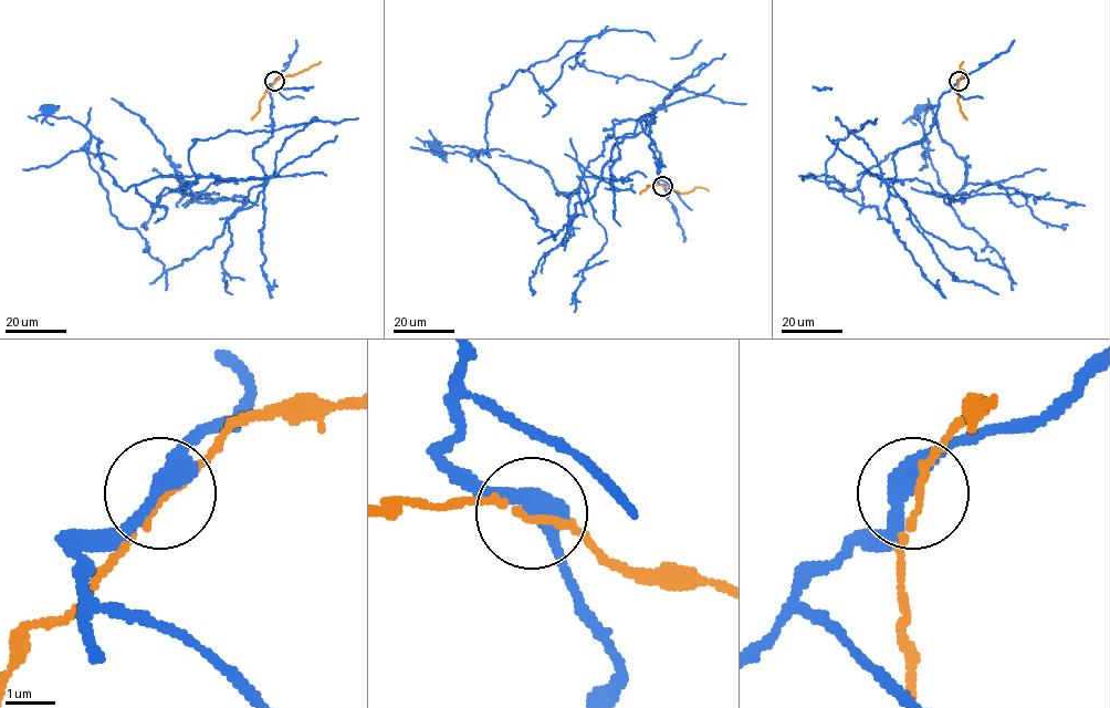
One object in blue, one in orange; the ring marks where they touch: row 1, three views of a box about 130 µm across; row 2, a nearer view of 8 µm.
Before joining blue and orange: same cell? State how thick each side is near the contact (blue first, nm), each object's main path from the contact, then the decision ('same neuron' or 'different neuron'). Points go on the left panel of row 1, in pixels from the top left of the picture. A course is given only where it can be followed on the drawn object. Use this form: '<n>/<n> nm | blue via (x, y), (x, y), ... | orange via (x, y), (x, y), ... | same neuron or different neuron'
380/150 nm | blue via (274, 81), (264, 189), (165, 271), (111, 212), (91, 135), (125, 190), (191, 185), (199, 139), (358, 117) | orange via (274, 81), (321, 61) | different neuron

